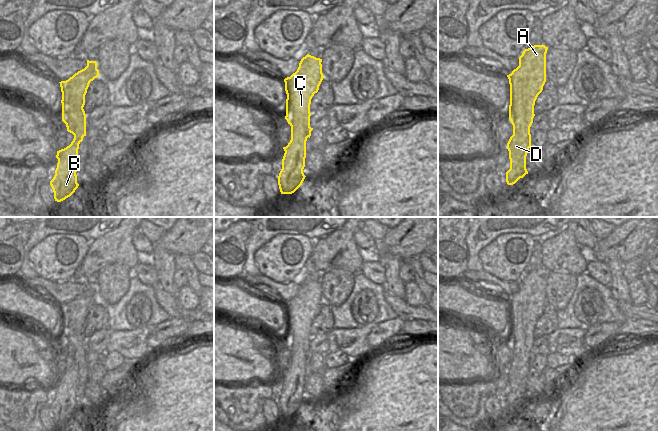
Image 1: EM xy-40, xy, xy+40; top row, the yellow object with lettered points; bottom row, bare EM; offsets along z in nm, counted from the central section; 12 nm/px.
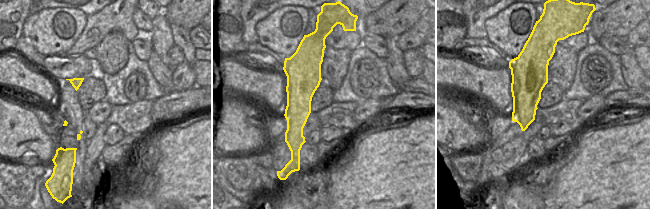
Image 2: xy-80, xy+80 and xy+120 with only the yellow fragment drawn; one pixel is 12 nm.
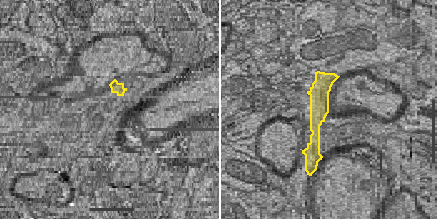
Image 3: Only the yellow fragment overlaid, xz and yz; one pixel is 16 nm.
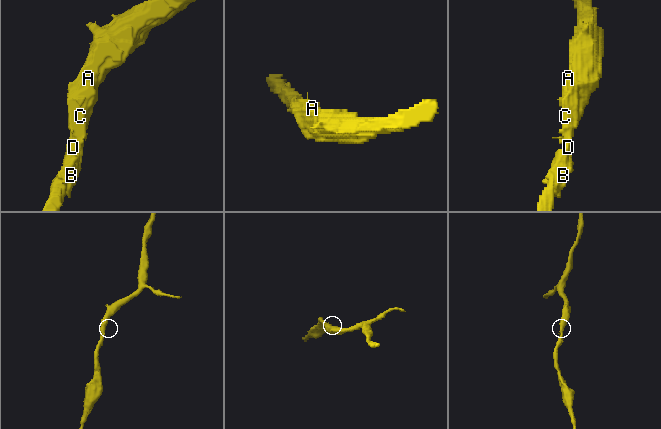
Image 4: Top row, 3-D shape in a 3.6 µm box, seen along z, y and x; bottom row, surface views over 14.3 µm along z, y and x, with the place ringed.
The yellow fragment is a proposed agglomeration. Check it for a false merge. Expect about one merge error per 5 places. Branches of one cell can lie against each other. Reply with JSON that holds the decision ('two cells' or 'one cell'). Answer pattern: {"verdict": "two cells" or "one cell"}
{"verdict": "one cell"}

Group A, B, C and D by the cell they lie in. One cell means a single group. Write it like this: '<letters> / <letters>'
A B C D

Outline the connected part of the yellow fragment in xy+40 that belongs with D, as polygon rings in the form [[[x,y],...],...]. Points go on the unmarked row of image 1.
[[[543,268],[525,273],[519,281],[519,290],[511,298],[507,299],[510,308],[509,343],[513,349],[513,359],[507,367],[510,383],[510,393],[506,396],[506,406],[508,409],[515,408],[520,402],[528,398],[526,380],[531,371],[530,351],[535,340],[535,325],[542,316],[546,306],[547,274],[548,271]]]

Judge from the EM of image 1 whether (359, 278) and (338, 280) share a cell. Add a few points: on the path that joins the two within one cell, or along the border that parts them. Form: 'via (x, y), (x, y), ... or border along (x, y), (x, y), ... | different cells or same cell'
border along (355, 274), (353, 288), (345, 301) | different cells

